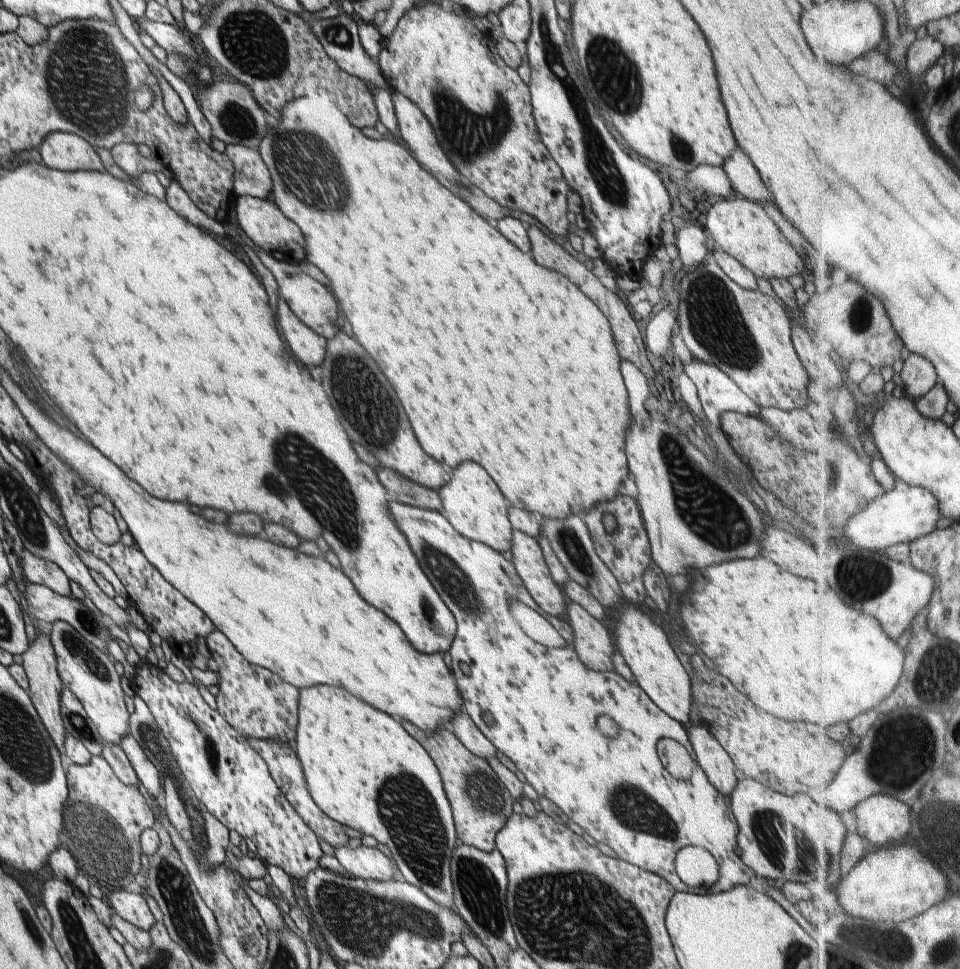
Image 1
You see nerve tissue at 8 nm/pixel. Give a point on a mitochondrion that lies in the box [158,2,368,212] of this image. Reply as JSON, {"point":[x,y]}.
{"point":[251,39]}

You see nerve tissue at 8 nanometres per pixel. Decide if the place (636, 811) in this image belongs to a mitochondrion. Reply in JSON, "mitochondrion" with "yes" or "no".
{"mitochondrion":"yes"}

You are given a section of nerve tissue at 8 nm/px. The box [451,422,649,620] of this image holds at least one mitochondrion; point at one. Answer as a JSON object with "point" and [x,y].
{"point":[571,544]}

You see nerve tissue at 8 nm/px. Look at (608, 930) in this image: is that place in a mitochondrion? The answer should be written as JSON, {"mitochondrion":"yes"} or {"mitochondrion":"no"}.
{"mitochondrion":"yes"}

